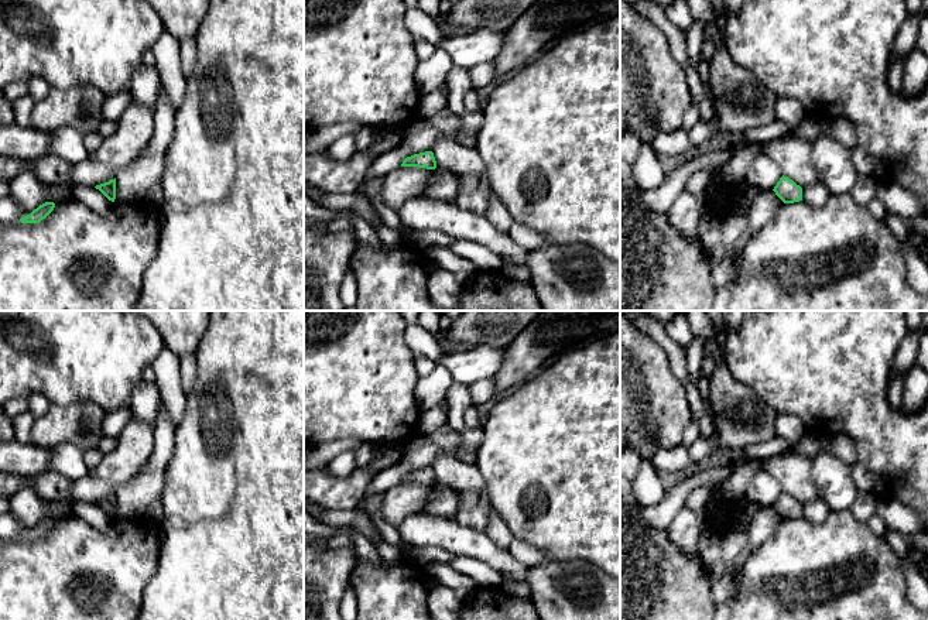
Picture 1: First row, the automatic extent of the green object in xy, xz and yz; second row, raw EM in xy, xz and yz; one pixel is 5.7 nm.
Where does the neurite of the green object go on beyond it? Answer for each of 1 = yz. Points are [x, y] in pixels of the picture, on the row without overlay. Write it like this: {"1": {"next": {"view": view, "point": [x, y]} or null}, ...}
{"1": {"next": null}}

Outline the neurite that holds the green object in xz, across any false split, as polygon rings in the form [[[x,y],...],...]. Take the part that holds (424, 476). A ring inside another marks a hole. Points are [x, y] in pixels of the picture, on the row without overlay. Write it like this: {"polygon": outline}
{"polygon": [[[425,467],[407,473],[403,477],[401,483],[418,483],[418,484],[435,486],[436,477],[432,467]]]}

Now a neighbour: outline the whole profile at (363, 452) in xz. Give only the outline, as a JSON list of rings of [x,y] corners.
[[[359,443],[356,448],[353,448],[356,465],[364,466],[367,465],[377,452],[377,448],[371,443]]]

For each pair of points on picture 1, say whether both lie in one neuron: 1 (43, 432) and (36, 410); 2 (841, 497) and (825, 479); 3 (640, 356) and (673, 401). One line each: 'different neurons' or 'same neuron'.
1: different neurons
2: same neuron
3: same neuron

